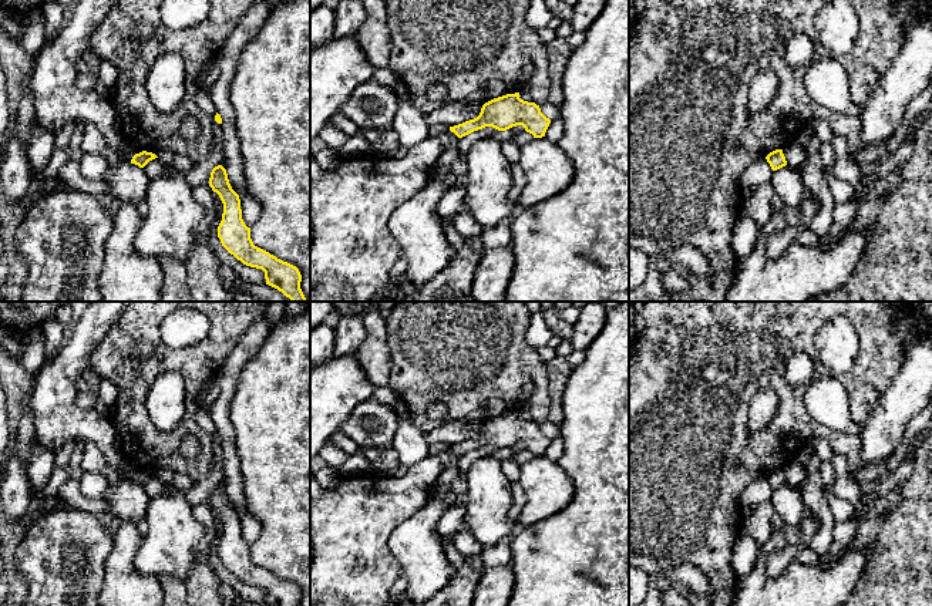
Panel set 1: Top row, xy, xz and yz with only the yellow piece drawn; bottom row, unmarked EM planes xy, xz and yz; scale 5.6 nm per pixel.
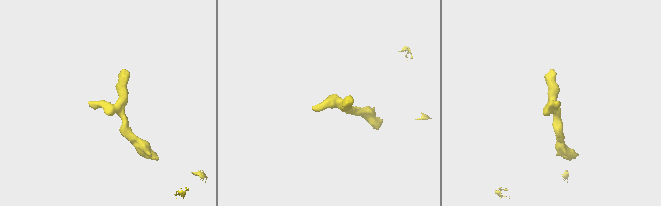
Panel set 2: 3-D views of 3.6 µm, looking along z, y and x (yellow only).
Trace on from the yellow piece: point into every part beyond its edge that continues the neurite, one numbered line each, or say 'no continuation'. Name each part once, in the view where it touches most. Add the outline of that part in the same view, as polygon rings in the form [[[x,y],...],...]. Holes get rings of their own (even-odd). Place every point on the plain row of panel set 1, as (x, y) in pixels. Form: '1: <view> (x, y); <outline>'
no continuation

